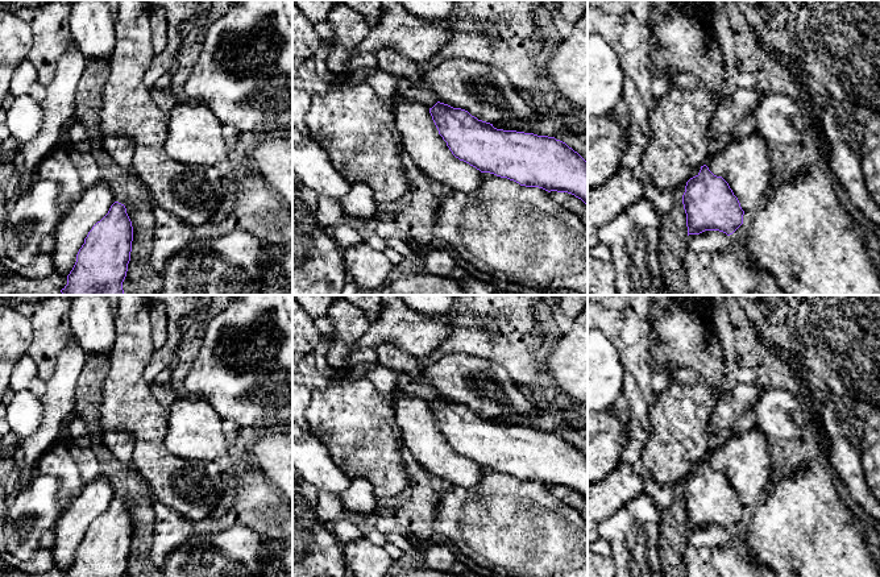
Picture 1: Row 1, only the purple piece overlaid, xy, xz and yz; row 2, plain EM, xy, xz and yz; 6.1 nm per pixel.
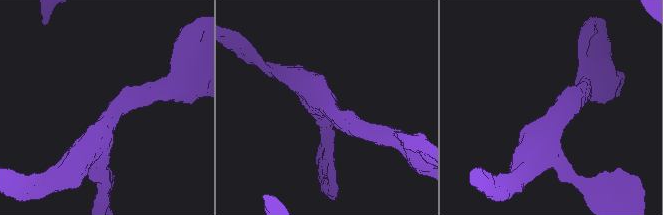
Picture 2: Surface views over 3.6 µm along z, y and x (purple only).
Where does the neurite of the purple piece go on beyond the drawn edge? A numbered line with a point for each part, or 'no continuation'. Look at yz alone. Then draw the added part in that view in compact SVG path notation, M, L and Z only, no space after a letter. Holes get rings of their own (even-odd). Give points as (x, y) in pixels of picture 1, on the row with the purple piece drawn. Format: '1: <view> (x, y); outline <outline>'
no continuation

